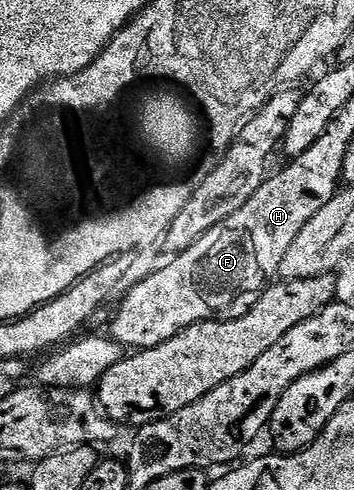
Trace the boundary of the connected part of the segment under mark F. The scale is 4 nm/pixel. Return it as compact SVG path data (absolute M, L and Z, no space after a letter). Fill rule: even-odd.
M242 208L236 210L232 218L224 218L220 226L212 226L208 234L199 238L196 246L173 257L169 261L171 264L166 264L159 272L144 277L123 298L122 305L108 329L112 339L126 350L141 350L160 346L160 342L168 342L168 338L180 334L193 324L202 324L205 320L235 320L248 314L248 310L252 310L252 306L262 295L268 277L262 264L258 264L258 248L254 248L254 240L250 240L250 232L242 228L242 220L238 220L238 216L242 216Z

